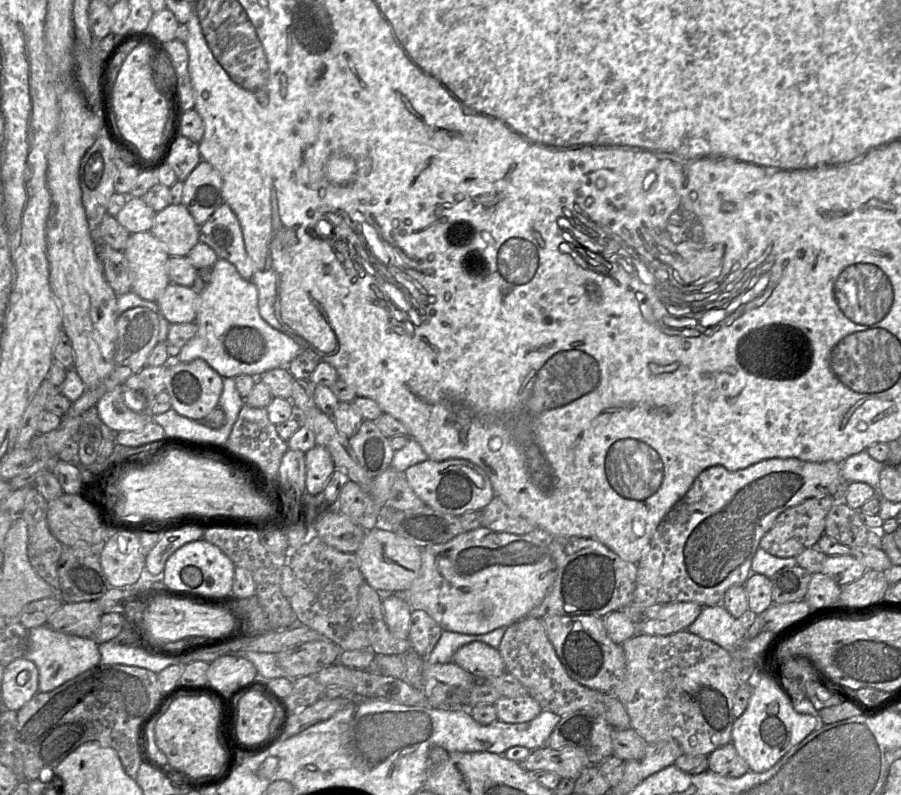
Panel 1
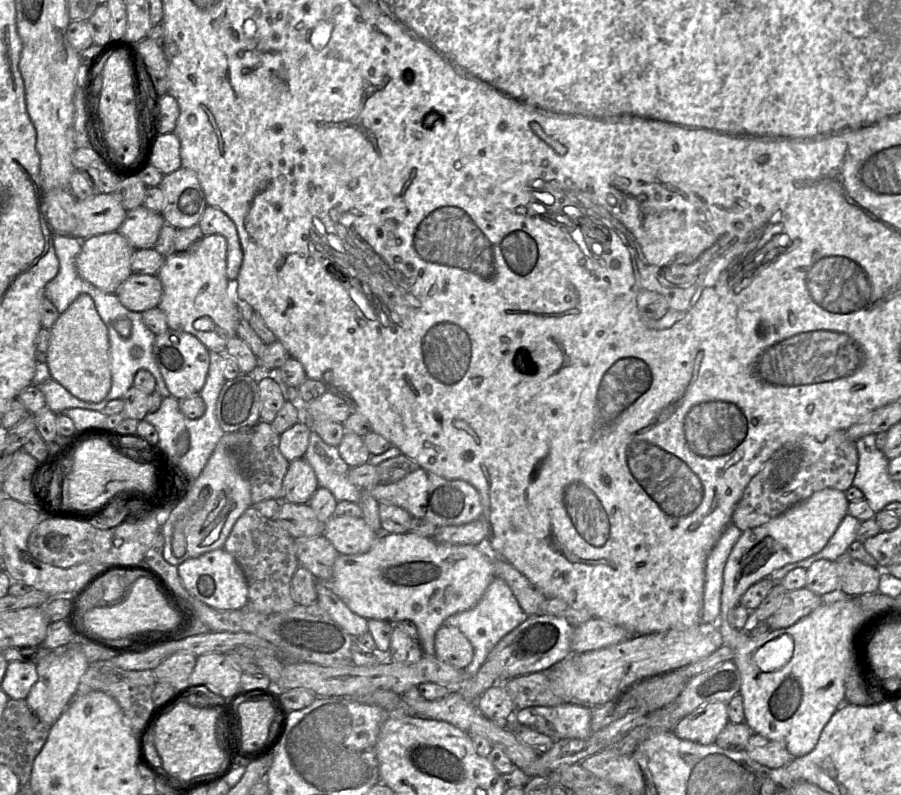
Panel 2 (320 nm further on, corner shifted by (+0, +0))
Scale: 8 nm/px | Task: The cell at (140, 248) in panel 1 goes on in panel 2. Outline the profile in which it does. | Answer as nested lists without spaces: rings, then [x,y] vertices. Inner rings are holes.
[[[119,231],[94,235],[81,241],[82,249],[76,258],[78,274],[101,291],[115,294],[121,283],[132,274],[131,260],[136,249]]]

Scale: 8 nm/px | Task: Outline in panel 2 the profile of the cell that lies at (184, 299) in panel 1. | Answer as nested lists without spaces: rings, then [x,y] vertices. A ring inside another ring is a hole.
[[[131,274],[117,288],[115,294],[124,307],[133,312],[144,312],[158,307],[163,287],[157,275]]]

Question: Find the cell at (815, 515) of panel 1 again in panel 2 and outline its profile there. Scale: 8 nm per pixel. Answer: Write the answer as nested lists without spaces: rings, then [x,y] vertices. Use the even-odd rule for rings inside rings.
[[[846,430],[835,431],[825,438],[800,437],[775,452],[752,477],[733,511],[731,523],[743,532],[767,523],[817,491],[831,488],[845,492],[852,486],[857,467],[856,442],[849,438]]]

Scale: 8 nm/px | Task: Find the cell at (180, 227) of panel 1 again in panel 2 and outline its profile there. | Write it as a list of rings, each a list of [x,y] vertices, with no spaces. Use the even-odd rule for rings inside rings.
[[[139,206],[127,212],[119,228],[135,249],[154,248],[162,227],[166,224],[162,213]]]

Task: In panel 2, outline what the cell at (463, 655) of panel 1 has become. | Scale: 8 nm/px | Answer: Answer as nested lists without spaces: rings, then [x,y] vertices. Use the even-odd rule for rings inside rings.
[[[442,625],[435,634],[434,646],[438,660],[459,670],[464,670],[474,656],[471,642],[455,627]]]

